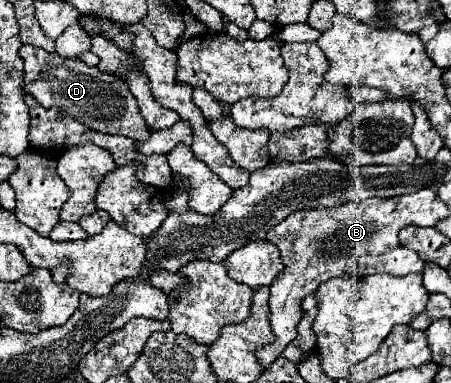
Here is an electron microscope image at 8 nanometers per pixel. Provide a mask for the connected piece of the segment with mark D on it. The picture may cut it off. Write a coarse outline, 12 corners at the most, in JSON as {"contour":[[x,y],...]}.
{"contour":[[23,45],[25,91],[93,131],[149,139],[127,83]]}

